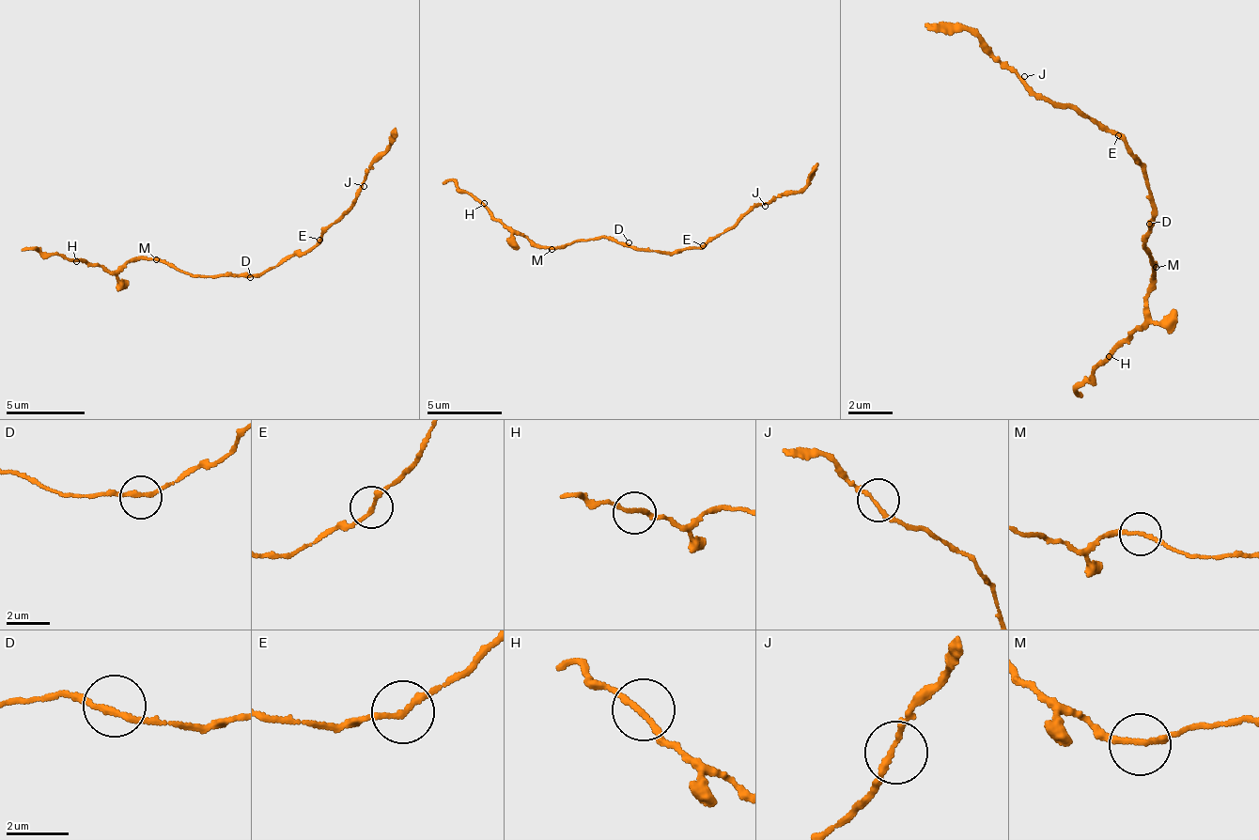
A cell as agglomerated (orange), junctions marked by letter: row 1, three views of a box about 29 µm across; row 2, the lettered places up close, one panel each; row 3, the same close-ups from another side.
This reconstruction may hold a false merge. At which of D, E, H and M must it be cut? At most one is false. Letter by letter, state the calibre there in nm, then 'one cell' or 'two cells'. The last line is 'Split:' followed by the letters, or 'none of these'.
D: 180 nm thick; one cell
E: 170 nm thick; one cell
H: 170 nm thick; one cell
M: 150 nm thick; one cell
Split: none of these

